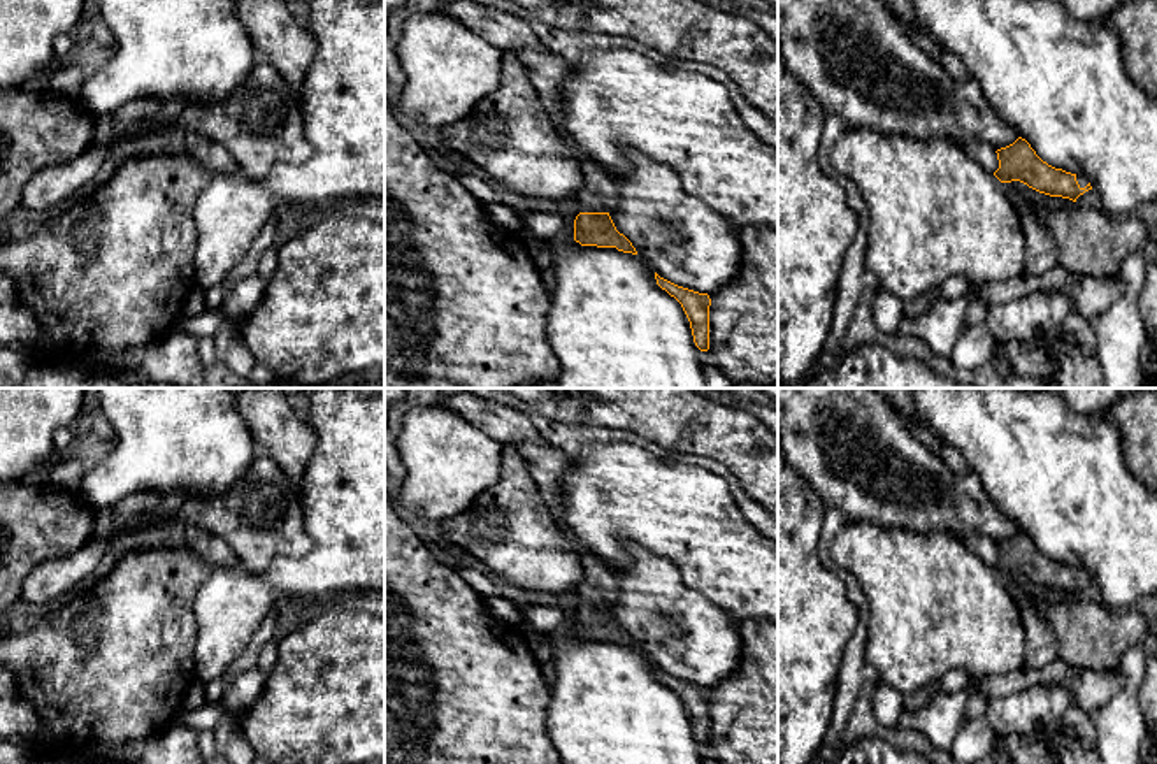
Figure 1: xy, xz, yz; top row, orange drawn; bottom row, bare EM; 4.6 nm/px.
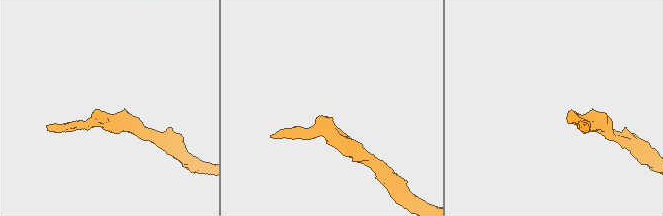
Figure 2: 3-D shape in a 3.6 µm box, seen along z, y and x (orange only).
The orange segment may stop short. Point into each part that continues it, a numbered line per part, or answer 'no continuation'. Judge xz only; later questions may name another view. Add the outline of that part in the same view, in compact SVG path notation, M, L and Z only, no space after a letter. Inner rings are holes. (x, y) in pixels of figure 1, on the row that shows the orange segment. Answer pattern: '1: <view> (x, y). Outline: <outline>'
1: xz (597, 194). Outline: M579 155L585 183L578 191L579 213L609 213L616 207L616 181L592 158Z

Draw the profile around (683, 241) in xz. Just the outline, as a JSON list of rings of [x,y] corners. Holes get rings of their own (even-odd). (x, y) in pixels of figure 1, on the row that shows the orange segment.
[[[622,148],[616,207],[609,216],[660,277],[713,293],[741,269],[737,228],[683,190],[676,170]]]

